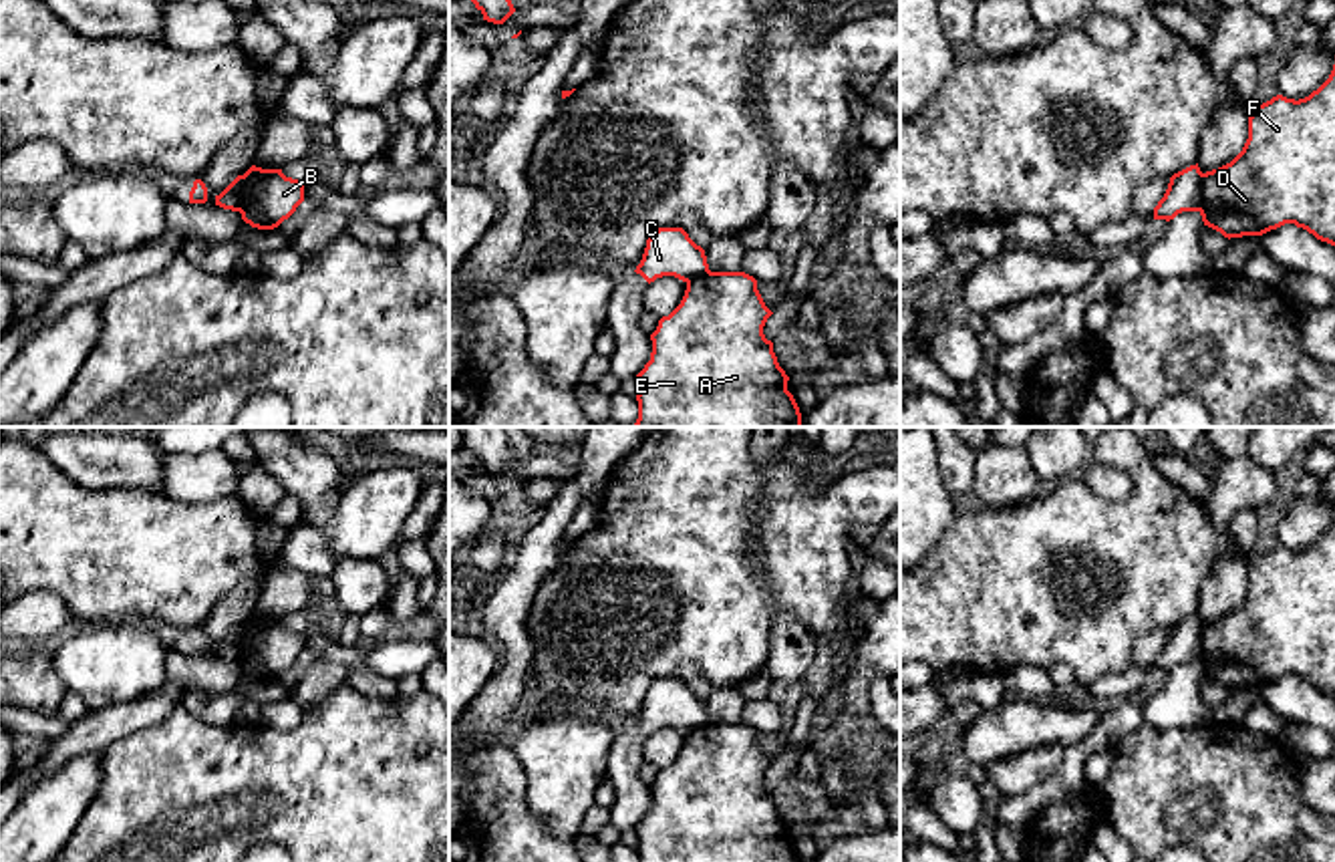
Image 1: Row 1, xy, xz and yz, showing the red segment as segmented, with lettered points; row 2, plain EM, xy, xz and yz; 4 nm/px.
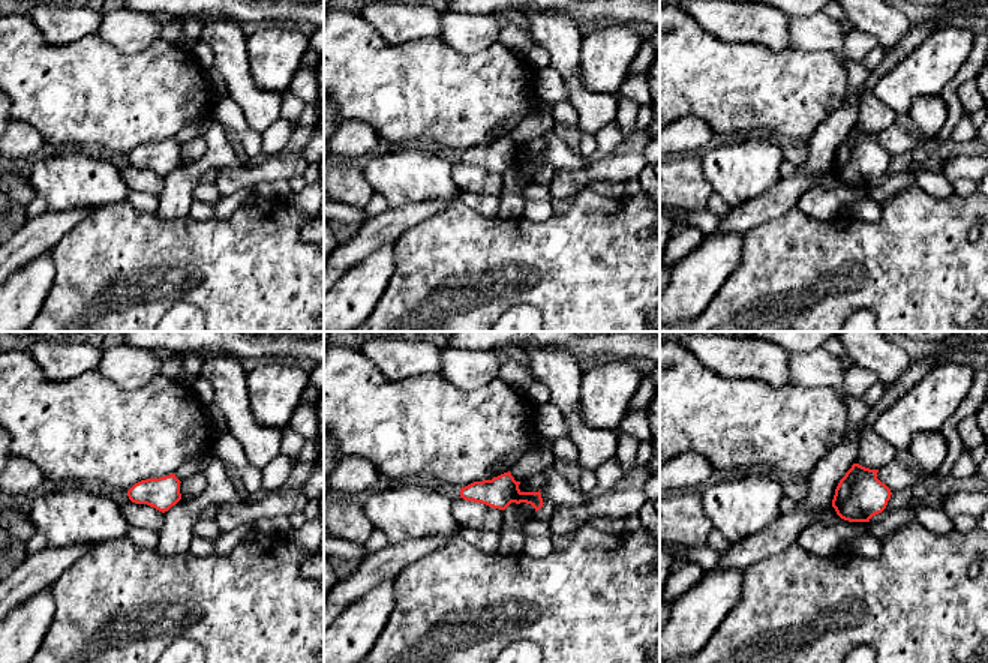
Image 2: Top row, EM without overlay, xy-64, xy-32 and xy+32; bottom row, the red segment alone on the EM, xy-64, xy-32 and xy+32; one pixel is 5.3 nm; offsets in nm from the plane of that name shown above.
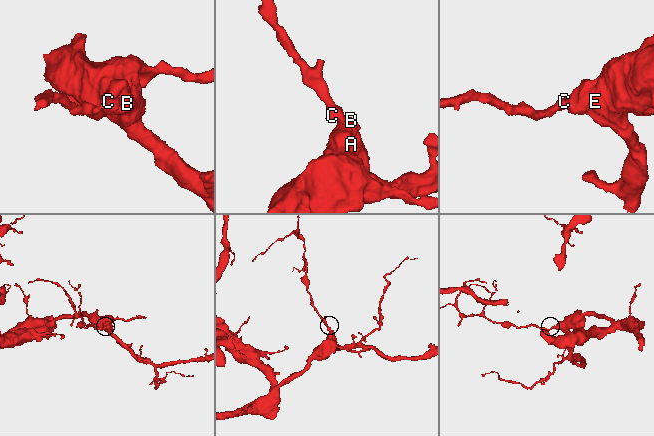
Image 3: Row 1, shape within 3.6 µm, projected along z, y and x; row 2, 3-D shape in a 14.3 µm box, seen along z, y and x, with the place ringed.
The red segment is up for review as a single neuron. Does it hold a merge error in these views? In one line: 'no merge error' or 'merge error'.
merge error

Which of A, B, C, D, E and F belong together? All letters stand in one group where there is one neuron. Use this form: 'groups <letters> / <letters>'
groups A B D E F / C

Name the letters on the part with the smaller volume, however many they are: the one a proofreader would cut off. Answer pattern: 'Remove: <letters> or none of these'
Remove: C

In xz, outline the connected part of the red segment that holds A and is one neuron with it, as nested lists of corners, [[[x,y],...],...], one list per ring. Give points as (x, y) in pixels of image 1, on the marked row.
[[[711,272],[687,282],[681,304],[650,334],[650,361],[636,375],[638,419],[630,427],[803,427],[763,326],[773,312],[745,272]]]

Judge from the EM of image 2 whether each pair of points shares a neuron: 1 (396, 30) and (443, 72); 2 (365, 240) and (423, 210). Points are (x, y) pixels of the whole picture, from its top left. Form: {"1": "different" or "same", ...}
{"1": "different", "2": "same"}

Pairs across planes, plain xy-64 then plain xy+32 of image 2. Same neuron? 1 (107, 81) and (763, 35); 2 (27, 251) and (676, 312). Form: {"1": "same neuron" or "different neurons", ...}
{"1": "different neurons", "2": "different neurons"}

